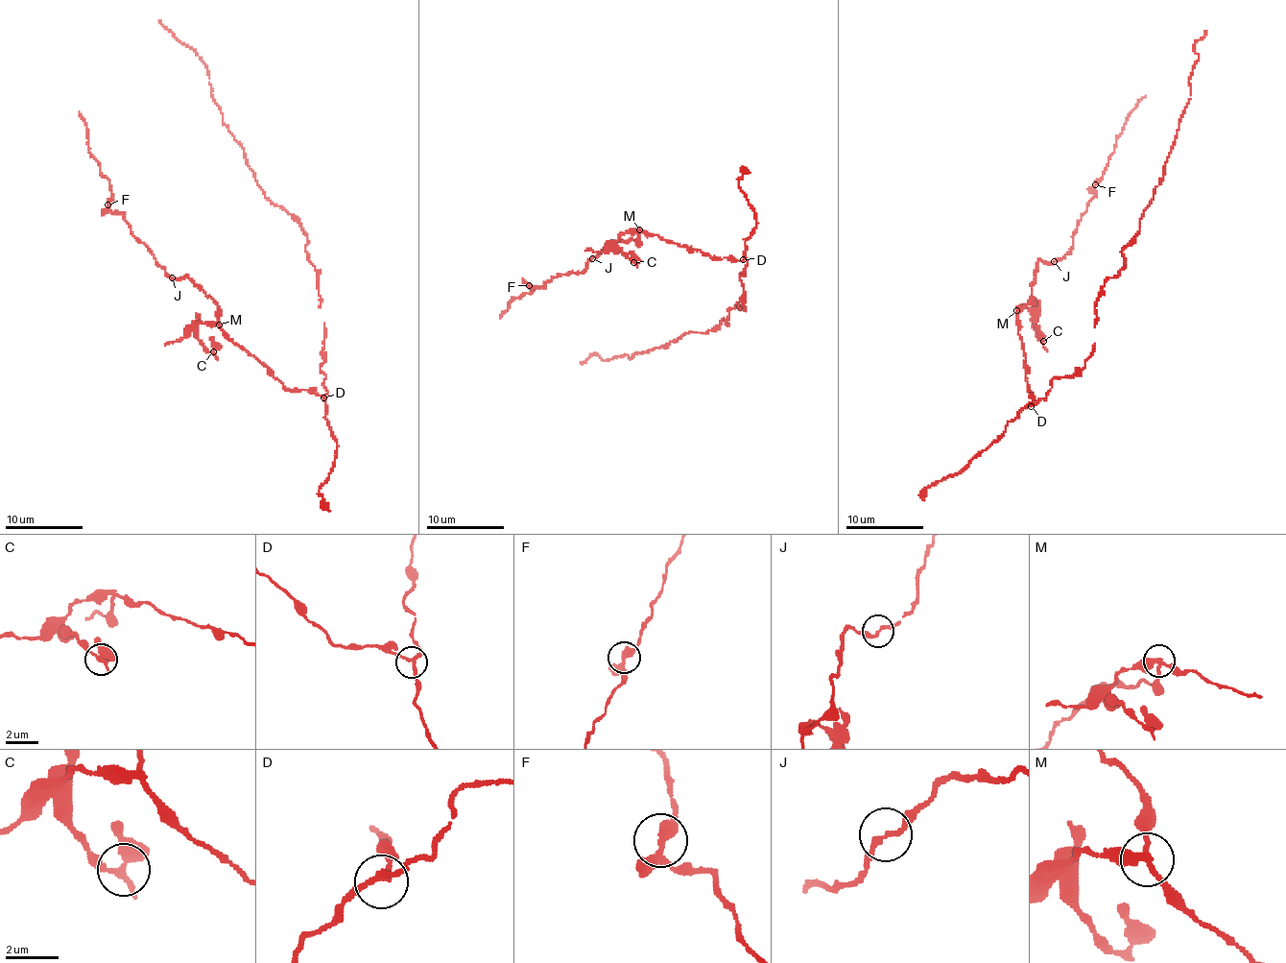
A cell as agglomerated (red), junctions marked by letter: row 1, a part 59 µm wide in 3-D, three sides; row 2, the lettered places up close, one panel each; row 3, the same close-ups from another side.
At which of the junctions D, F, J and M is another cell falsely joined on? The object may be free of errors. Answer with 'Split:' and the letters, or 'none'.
Split: M

